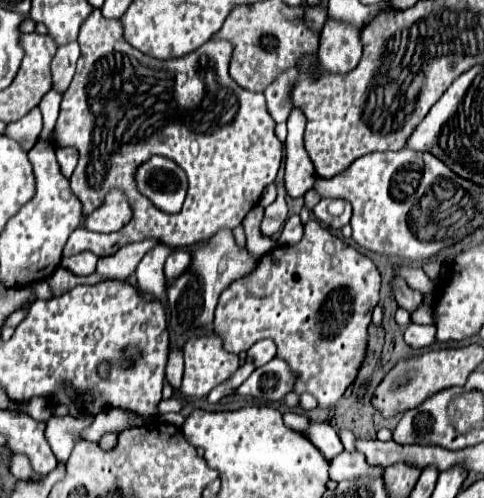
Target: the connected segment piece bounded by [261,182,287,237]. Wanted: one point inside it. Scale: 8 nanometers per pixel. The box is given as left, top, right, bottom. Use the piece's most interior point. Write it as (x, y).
(275, 215)

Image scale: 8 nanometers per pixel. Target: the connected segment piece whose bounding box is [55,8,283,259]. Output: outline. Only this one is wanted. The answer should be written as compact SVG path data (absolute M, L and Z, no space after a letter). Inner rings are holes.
M100 9L92 13L81 25L77 41L81 45L81 57L77 61L75 77L63 93L60 112L55 125L57 132L55 149L77 147L79 163L71 175L71 189L81 199L85 211L95 211L111 189L119 189L131 199L133 219L115 233L95 233L77 229L65 249L63 257L73 257L81 251L93 251L99 257L113 255L121 245L141 241L145 237L157 237L161 243L181 247L193 245L197 241L207 241L219 229L235 229L241 225L243 217L257 205L263 189L275 181L283 145L275 135L275 121L269 115L265 95L251 93L237 87L229 77L229 57L231 47L227 41L207 41L197 51L183 55L179 59L161 61L133 49L121 31L121 21L105 19ZM151 155L163 155L173 159L185 169L189 179L189 193L183 209L175 215L163 213L147 197L143 197L133 181L135 167L145 163Z

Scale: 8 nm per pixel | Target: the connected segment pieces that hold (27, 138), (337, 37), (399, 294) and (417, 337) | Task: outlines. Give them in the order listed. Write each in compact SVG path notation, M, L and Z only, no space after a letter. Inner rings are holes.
M35 107L25 117L21 117L19 121L7 123L5 135L9 135L11 139L15 139L23 147L23 151L29 151L37 143L42 129L43 117L41 117L41 111Z
M327 19L317 49L317 71L339 75L349 73L359 63L361 53L363 47L359 41L359 29Z
M399 285L395 289L395 297L397 297L399 305L405 307L405 309L409 309L411 313L423 303L423 293L419 293L419 291L415 291L415 289L407 287L407 285Z
M409 323L405 329L405 343L413 349L425 349L435 343L435 333L437 333L435 325Z

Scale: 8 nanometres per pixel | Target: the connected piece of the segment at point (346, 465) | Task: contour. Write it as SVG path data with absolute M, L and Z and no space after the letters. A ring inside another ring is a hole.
M343 451L331 461L329 477L333 481L343 481L343 479L357 479L357 477L383 477L383 467L379 465L369 465L363 453L347 453Z

